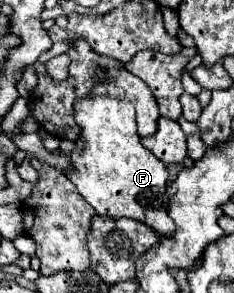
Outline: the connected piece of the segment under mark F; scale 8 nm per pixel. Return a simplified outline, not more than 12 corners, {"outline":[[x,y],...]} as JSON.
{"outline":[[77,99],[69,181],[99,215],[171,237],[167,167],[133,105]]}

